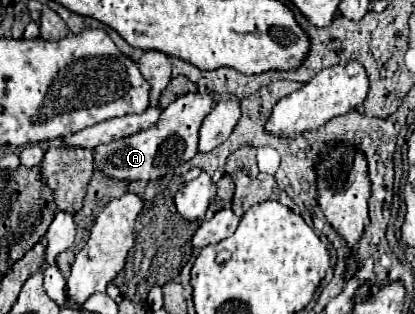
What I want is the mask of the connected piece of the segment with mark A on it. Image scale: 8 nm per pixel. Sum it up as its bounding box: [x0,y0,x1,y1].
[94,93,214,181]

